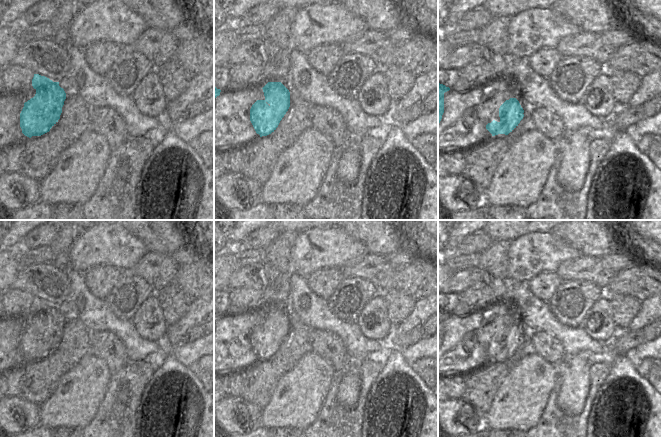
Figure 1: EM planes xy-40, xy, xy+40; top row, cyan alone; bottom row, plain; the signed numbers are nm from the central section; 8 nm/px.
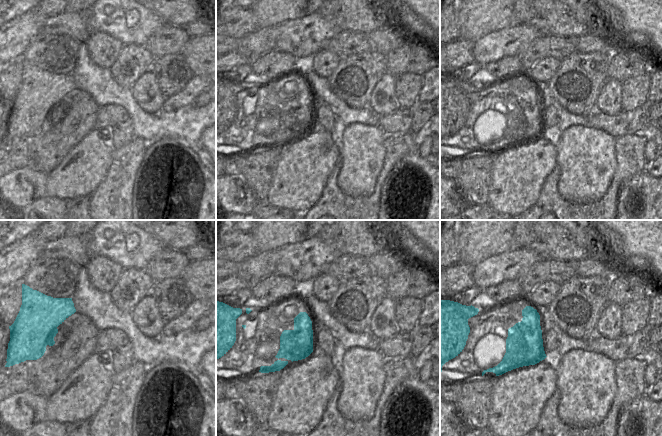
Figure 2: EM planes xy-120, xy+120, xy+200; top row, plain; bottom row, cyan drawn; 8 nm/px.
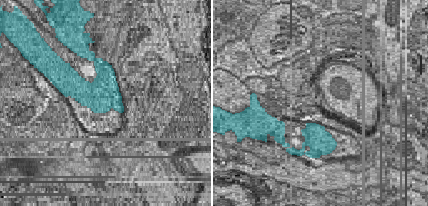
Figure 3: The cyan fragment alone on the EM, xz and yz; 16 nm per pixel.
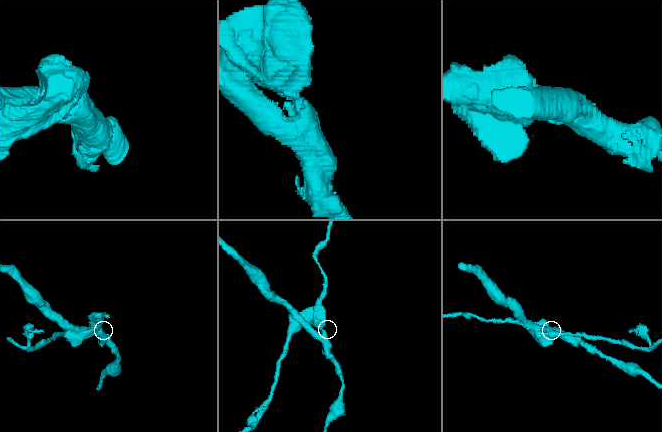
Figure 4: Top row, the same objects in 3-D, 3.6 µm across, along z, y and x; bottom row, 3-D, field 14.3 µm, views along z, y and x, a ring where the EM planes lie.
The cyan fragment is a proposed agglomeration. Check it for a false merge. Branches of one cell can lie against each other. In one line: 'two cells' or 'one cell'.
two cells

